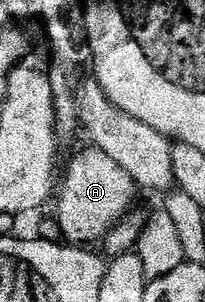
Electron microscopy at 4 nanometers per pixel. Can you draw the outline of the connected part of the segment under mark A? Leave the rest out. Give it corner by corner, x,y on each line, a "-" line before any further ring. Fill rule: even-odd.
86,146
86,149
71,160
59,194
56,217
60,224
60,233
69,243
82,246
103,239
113,226
131,213
132,204
136,194
138,195
138,187
133,178
107,156
106,152

